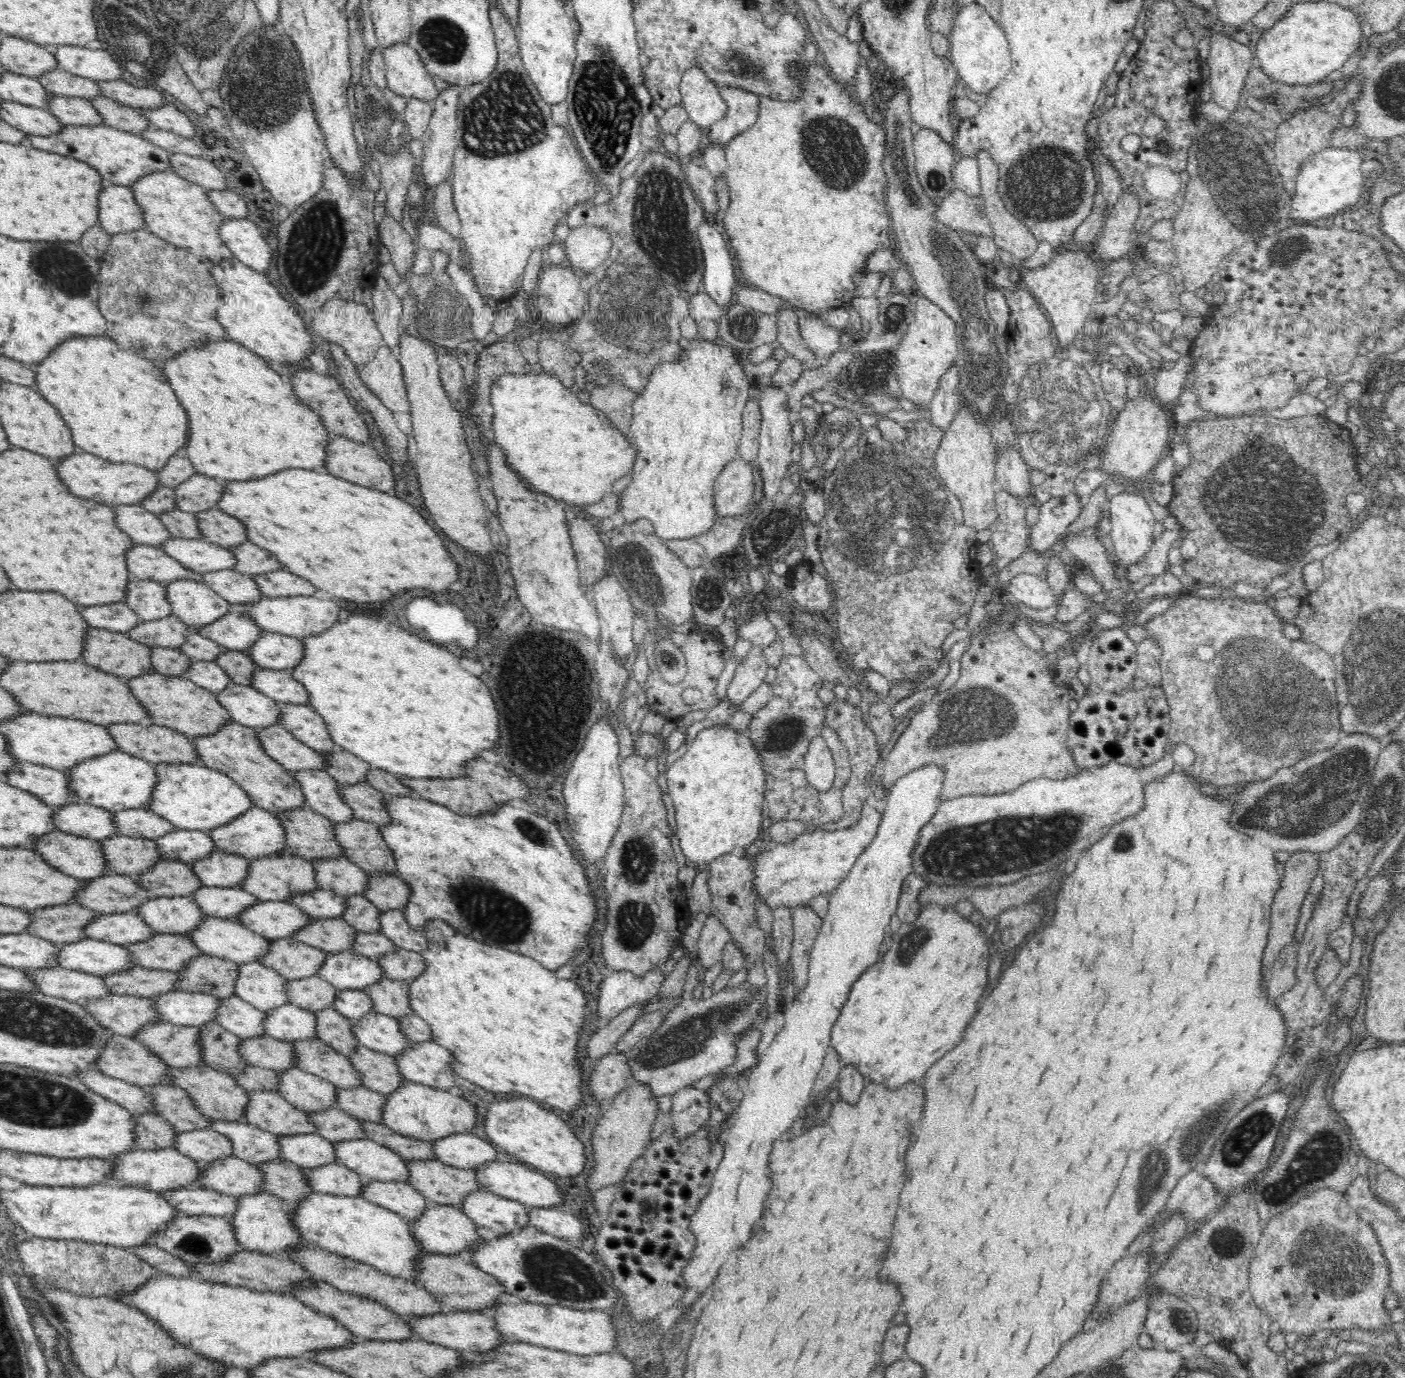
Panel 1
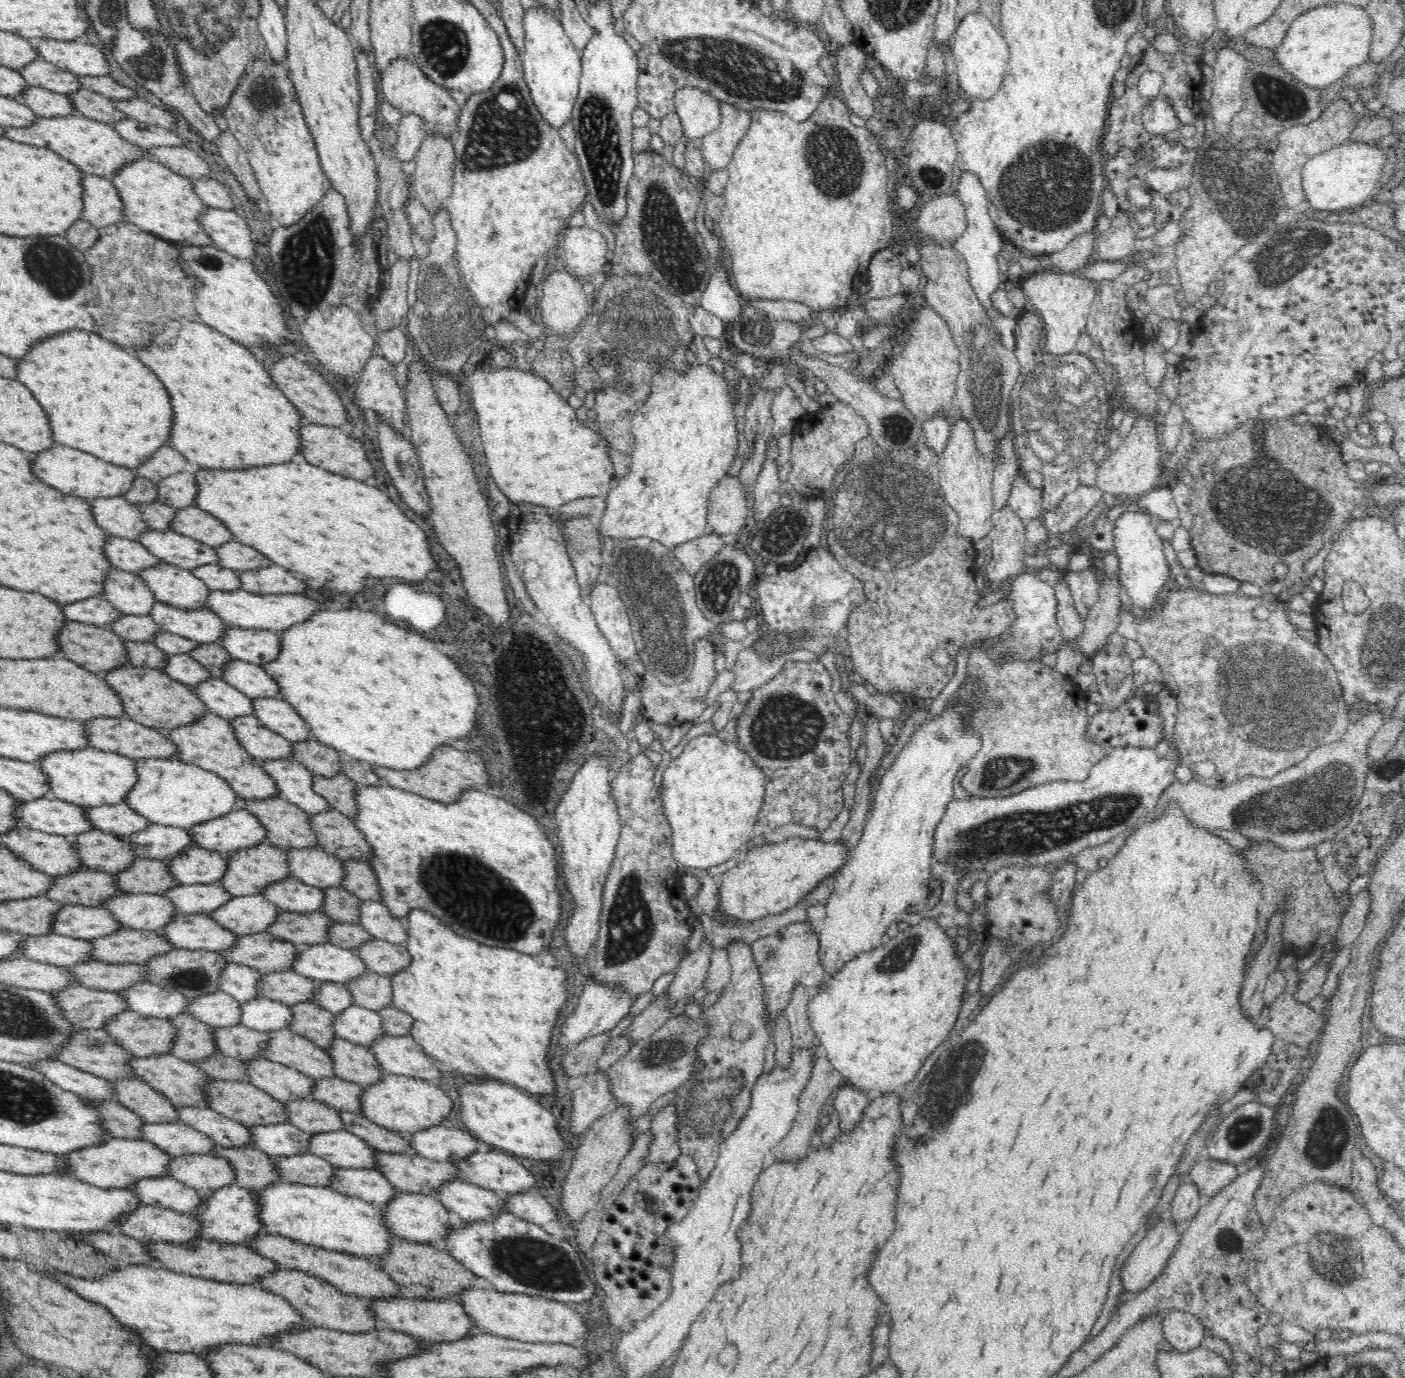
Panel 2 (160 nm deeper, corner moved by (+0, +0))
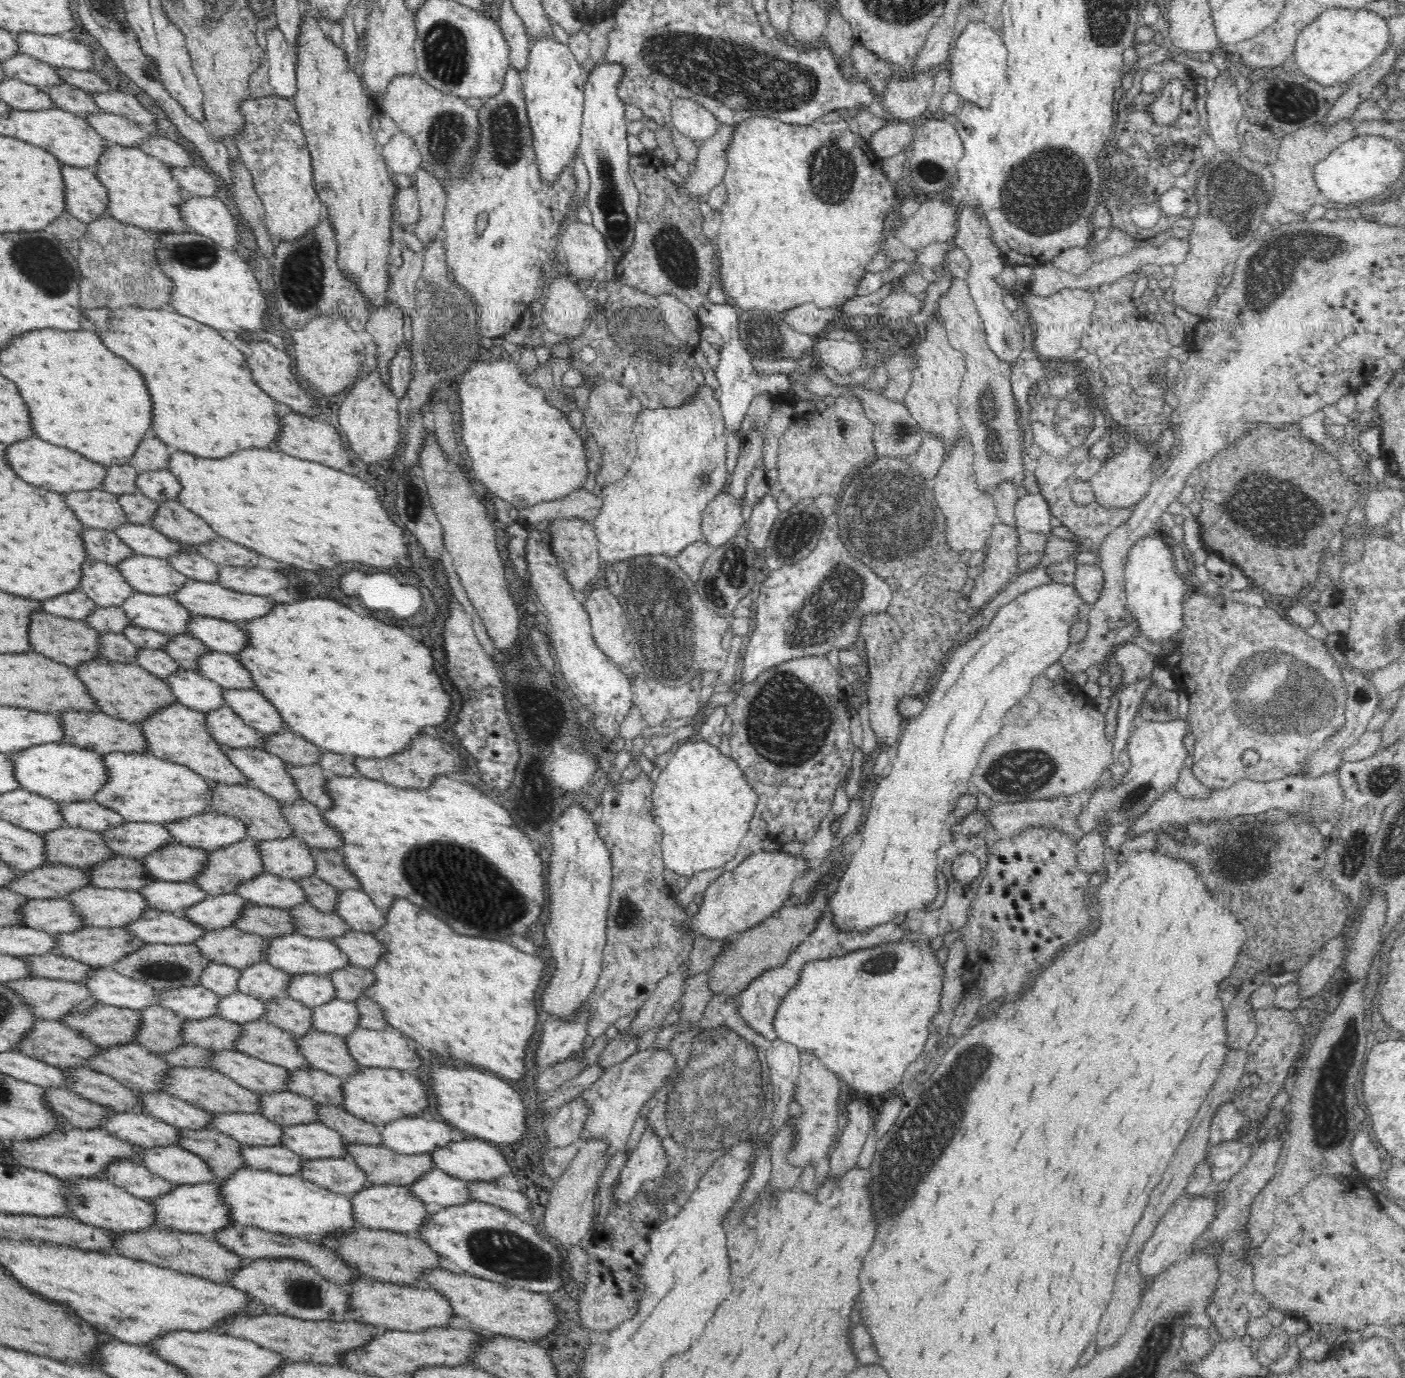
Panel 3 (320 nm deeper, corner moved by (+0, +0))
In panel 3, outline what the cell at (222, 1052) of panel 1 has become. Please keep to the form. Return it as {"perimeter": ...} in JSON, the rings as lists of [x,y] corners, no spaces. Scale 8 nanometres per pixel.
{"perimeter":[[[158,1005],[141,1009],[136,1026],[134,1043],[153,1052],[170,1052],[178,1044],[185,1044],[180,1037],[182,1019],[168,1008]]]}

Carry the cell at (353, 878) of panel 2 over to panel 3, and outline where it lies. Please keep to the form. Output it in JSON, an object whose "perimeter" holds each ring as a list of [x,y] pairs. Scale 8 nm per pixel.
{"perimeter":[[[312,846],[310,855],[315,861],[314,877],[320,878],[338,890],[361,890],[360,882],[347,870],[338,850]]]}

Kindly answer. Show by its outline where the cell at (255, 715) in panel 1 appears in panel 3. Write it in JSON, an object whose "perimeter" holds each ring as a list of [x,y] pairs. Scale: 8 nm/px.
{"perimeter":[[[180,668],[163,681],[170,687],[175,702],[188,708],[204,713],[224,706],[223,688],[196,671]]]}

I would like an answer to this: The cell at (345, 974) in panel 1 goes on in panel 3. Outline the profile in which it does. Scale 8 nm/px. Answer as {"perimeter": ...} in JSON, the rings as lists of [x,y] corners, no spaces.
{"perimeter":[[[296,932],[290,935],[266,938],[264,960],[291,975],[306,973],[328,975],[328,972],[344,968],[346,964],[350,963],[348,957],[329,940],[316,939]]]}

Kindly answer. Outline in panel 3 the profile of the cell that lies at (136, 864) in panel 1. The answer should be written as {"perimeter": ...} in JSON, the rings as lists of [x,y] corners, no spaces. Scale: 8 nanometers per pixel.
{"perimeter":[[[63,825],[60,828],[54,828],[54,830],[48,830],[48,832],[40,834],[40,837],[44,839],[44,853],[46,853],[48,864],[88,868],[114,856],[113,852],[106,847],[102,835],[96,831]]]}

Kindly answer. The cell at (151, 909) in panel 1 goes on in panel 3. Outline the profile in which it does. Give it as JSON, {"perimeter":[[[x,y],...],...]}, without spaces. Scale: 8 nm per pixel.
{"perimeter":[[[81,886],[66,898],[86,927],[124,927],[148,908],[139,892]]]}

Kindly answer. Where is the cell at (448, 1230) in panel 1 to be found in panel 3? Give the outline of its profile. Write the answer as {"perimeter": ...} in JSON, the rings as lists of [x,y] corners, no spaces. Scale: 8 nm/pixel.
{"perimeter":[[[368,1184],[362,1190],[348,1195],[354,1222],[364,1227],[404,1232],[411,1235],[418,1233],[418,1228],[424,1224],[429,1213],[424,1208],[424,1203],[414,1197],[408,1187],[396,1184]]]}

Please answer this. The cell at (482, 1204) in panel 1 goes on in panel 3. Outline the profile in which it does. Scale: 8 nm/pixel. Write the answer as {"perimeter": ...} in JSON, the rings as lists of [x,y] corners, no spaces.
{"perimeter":[[[438,1169],[422,1174],[406,1187],[414,1197],[418,1197],[426,1204],[456,1206],[471,1200],[468,1195],[468,1183],[465,1180],[450,1176]]]}

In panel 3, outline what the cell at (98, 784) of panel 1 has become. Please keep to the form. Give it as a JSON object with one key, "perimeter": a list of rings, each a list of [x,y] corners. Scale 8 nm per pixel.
{"perimeter":[[[63,740],[6,752],[6,757],[14,767],[14,779],[18,781],[20,788],[48,797],[57,803],[92,801],[94,792],[98,792],[106,782],[106,767],[99,753],[78,748]]]}

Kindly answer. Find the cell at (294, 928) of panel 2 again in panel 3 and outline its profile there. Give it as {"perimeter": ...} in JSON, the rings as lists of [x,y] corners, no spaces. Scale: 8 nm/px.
{"perimeter":[[[248,902],[243,907],[240,918],[232,923],[232,927],[243,932],[268,939],[296,932],[286,909],[262,907]]]}

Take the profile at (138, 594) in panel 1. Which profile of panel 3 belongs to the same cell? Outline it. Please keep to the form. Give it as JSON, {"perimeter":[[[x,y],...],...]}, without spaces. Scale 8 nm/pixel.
{"perimeter":[[[87,557],[80,564],[80,573],[78,589],[86,593],[98,607],[120,607],[132,594],[133,588],[114,565]]]}

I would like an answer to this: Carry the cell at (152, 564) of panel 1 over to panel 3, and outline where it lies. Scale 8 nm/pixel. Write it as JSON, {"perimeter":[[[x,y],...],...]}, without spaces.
{"perimeter":[[[84,527],[80,539],[88,557],[111,565],[133,554],[112,530]]]}

